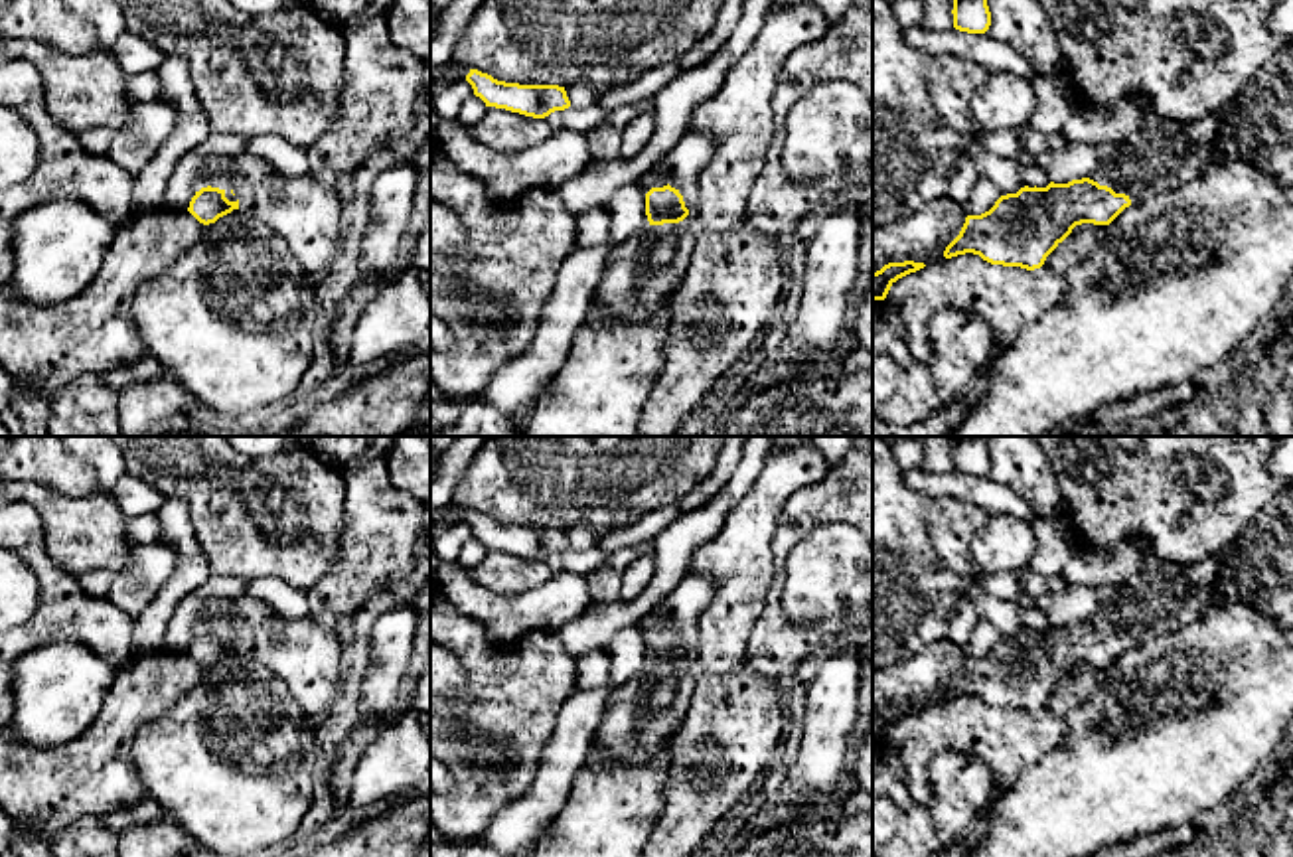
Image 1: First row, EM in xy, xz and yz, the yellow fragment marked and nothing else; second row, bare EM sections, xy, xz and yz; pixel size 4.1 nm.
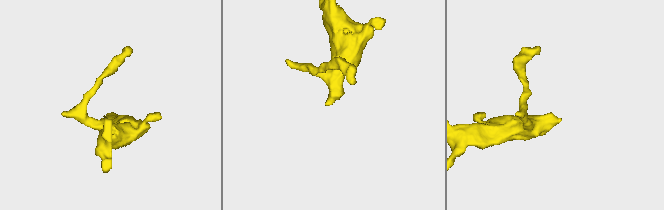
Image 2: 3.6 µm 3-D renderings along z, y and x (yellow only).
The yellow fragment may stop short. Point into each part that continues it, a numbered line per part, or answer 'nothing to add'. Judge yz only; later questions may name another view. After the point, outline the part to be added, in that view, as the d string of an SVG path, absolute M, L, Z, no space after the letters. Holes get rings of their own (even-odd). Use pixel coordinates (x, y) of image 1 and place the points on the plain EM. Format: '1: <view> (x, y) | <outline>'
1: yz (1167, 597) | M1222 555L1192 565L1155 563L1117 586L1105 628L1139 646L1173 634L1218 604L1216 581Z

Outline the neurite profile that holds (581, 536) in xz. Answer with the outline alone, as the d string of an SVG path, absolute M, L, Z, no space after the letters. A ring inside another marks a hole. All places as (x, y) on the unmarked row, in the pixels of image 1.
M576 523L565 529L570 549L584 551L596 545L596 531L586 523Z

